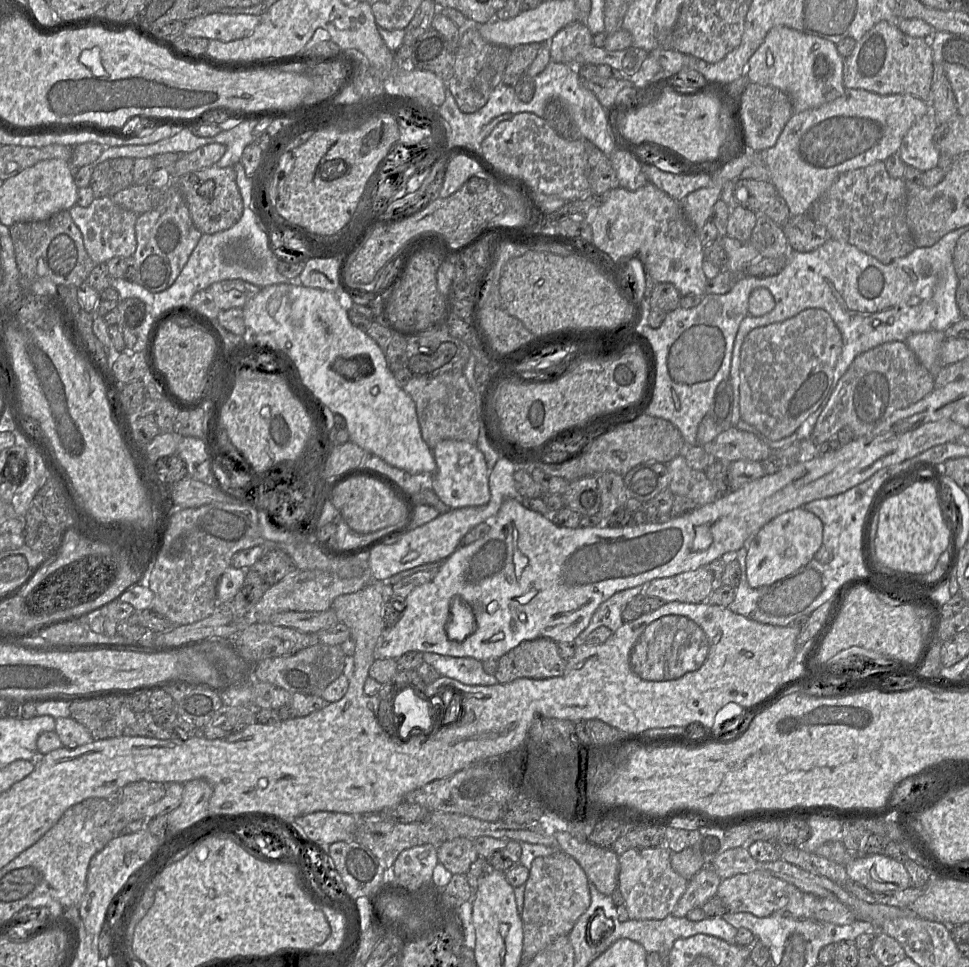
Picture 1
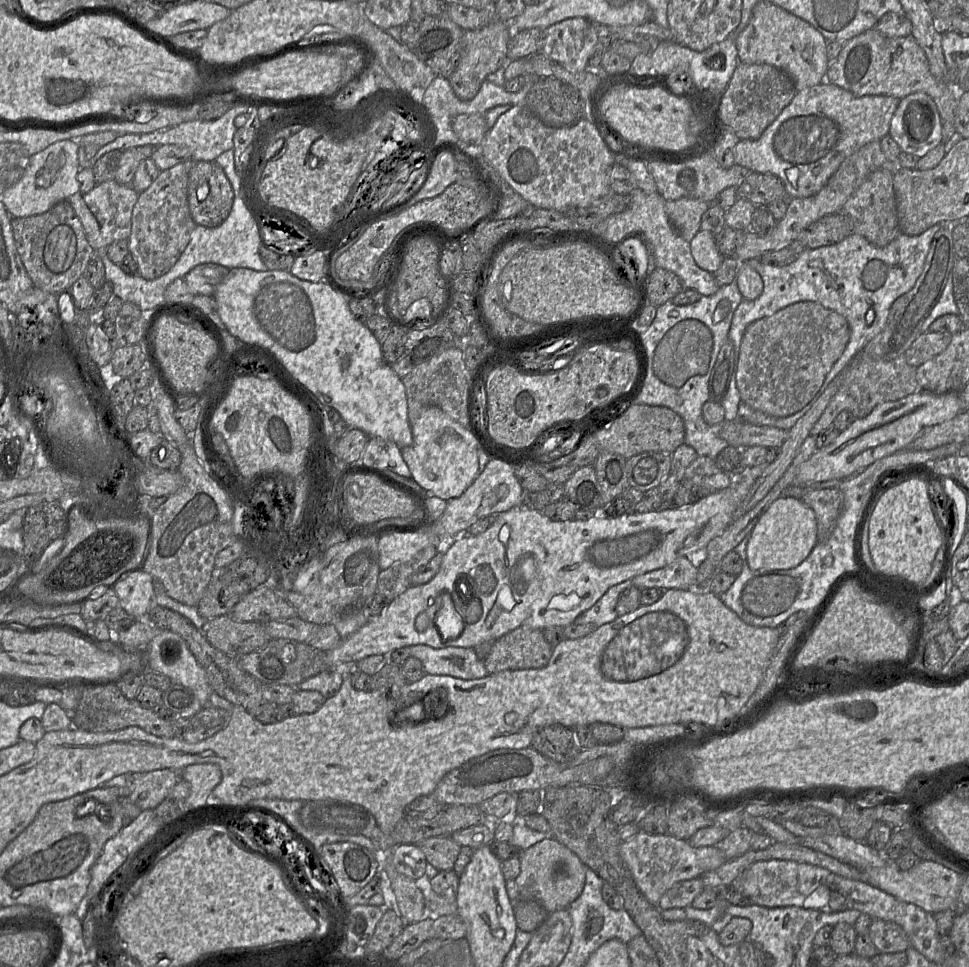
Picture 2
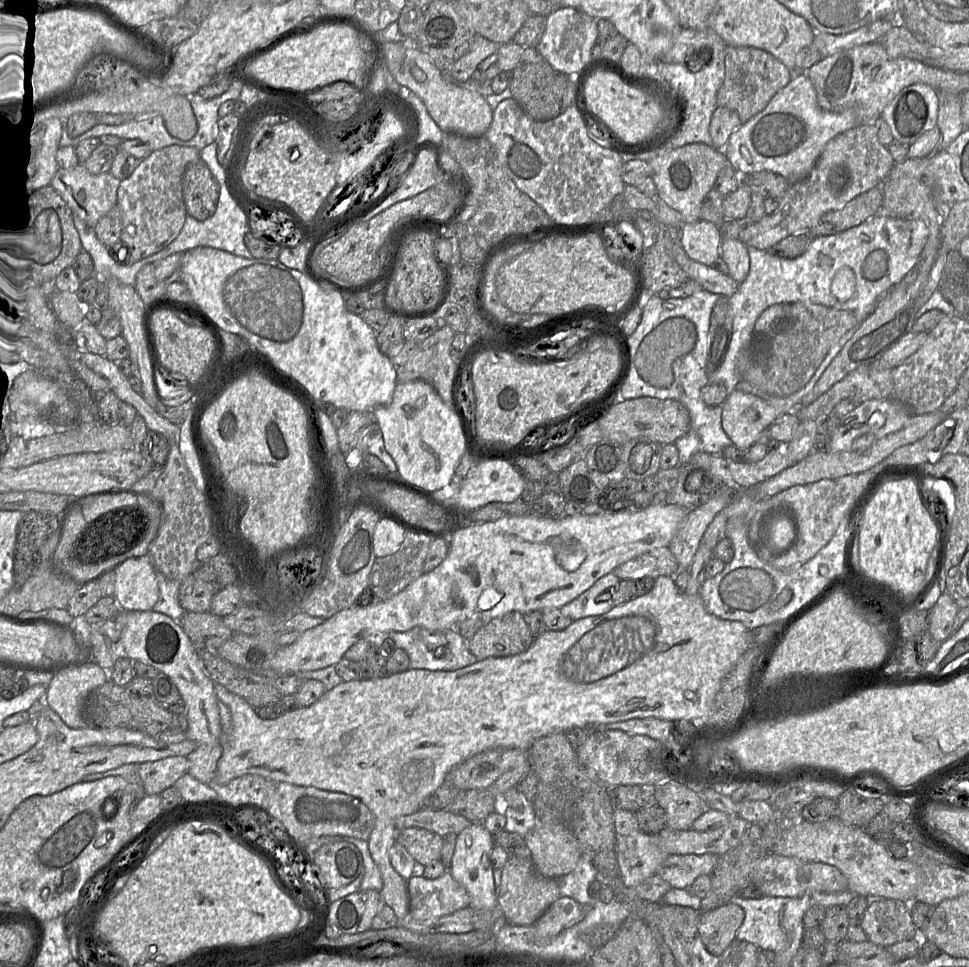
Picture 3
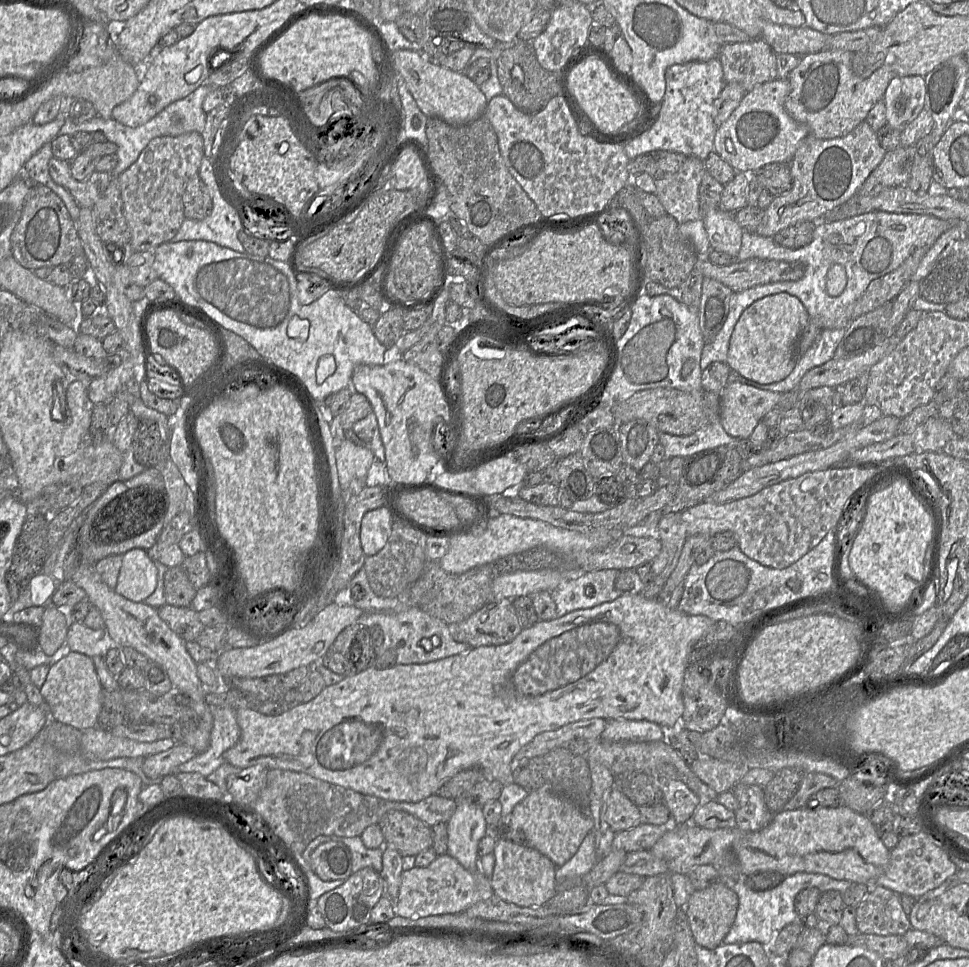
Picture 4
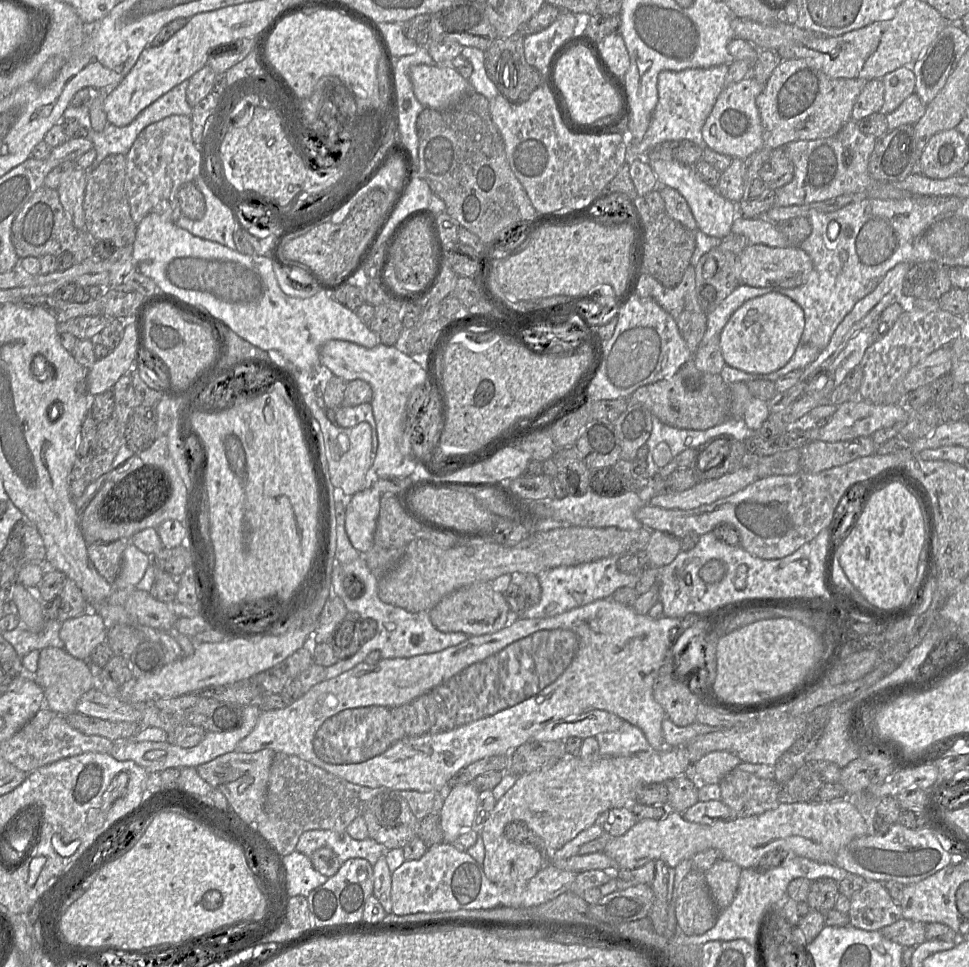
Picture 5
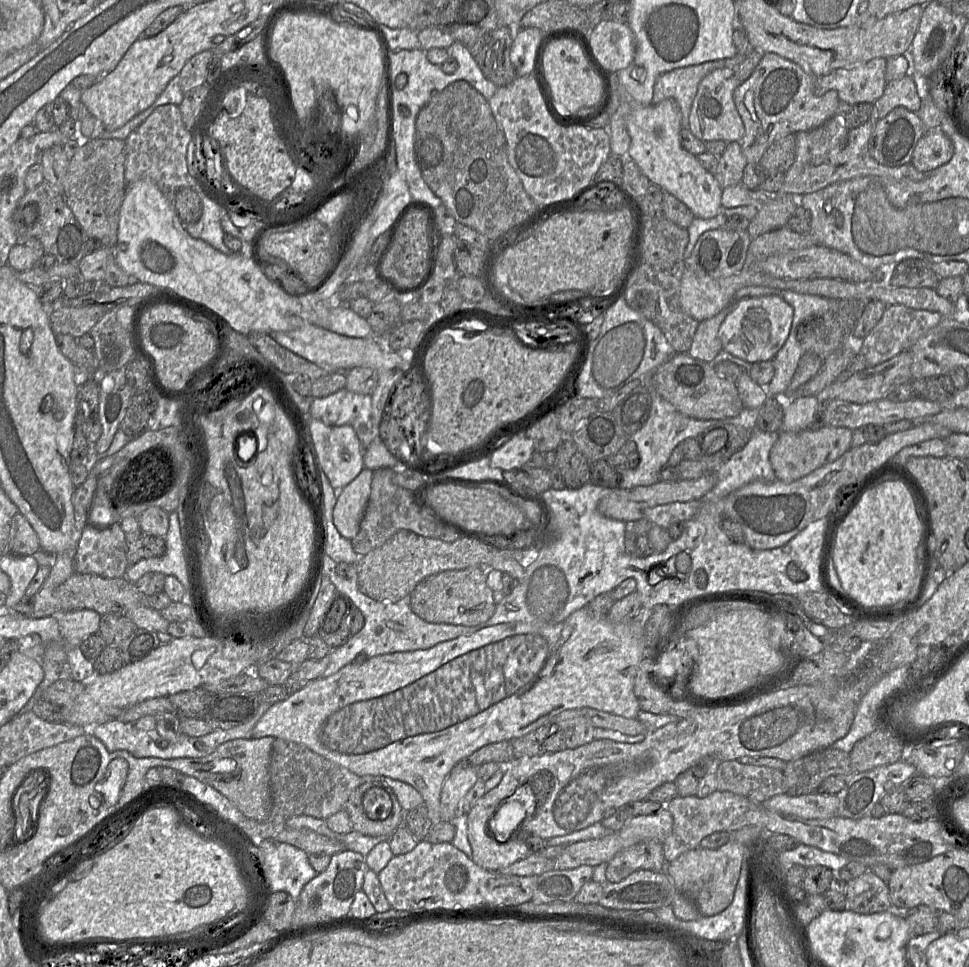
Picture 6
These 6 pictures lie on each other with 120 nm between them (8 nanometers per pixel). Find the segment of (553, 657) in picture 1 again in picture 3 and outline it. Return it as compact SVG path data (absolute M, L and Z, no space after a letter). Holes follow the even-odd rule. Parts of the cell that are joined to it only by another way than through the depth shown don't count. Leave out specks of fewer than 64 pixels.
M509 612L483 625L470 640L468 649L477 660L512 656L526 651L534 642L524 615Z

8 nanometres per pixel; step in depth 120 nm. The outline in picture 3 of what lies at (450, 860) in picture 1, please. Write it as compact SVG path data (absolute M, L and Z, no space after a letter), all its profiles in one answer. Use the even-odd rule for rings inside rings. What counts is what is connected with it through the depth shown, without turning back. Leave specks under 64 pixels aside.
M406 828L397 833L400 843L416 862L426 866L435 860L440 860L443 847L443 837L422 828Z

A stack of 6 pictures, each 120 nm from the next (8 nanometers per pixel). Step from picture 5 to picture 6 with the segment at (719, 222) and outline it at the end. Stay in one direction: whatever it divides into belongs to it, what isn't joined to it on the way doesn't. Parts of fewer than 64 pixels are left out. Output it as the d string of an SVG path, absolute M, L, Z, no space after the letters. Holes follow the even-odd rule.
M673 99L634 109L627 116L627 130L630 136L628 154L651 185L656 185L663 192L676 197L689 208L694 217L713 218L723 210L723 188L716 178L700 165L694 155L683 149L680 142L681 129L681 113Z

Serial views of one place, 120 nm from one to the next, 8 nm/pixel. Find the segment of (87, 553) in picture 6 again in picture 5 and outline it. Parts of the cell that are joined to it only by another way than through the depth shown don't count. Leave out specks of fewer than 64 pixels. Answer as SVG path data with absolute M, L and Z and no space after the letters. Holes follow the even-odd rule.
M118 539L105 544L87 544L90 561L109 583L114 583L118 578L122 557L129 543L127 539Z

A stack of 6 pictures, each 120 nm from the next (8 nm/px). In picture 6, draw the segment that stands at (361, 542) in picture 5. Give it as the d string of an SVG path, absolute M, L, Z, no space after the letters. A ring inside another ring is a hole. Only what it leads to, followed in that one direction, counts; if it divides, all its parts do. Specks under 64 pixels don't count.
M364 467L340 492L333 509L333 522L339 533L352 540L358 533L371 492L373 471Z

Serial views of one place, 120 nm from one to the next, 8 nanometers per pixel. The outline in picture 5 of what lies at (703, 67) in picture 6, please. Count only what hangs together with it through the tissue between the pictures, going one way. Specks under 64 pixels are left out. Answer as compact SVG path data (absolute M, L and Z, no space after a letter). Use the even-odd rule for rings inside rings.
M728 65L710 68L691 68L681 71L663 70L658 74L658 102L649 127L640 142L628 144L630 158L644 158L655 146L674 140L688 140L704 149L702 128L710 115L717 97L725 88Z

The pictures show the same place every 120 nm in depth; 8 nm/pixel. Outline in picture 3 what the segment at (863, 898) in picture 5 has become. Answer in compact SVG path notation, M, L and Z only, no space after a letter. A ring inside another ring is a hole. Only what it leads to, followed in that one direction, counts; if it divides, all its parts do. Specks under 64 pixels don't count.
M870 898L861 926L869 941L883 947L919 938L910 903L901 900Z

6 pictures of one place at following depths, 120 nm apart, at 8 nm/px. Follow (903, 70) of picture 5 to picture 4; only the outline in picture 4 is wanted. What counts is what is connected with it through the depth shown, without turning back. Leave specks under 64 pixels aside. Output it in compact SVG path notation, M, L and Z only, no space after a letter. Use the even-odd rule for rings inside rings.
M896 76L884 94L887 124L902 131L924 109L926 85L923 76Z

